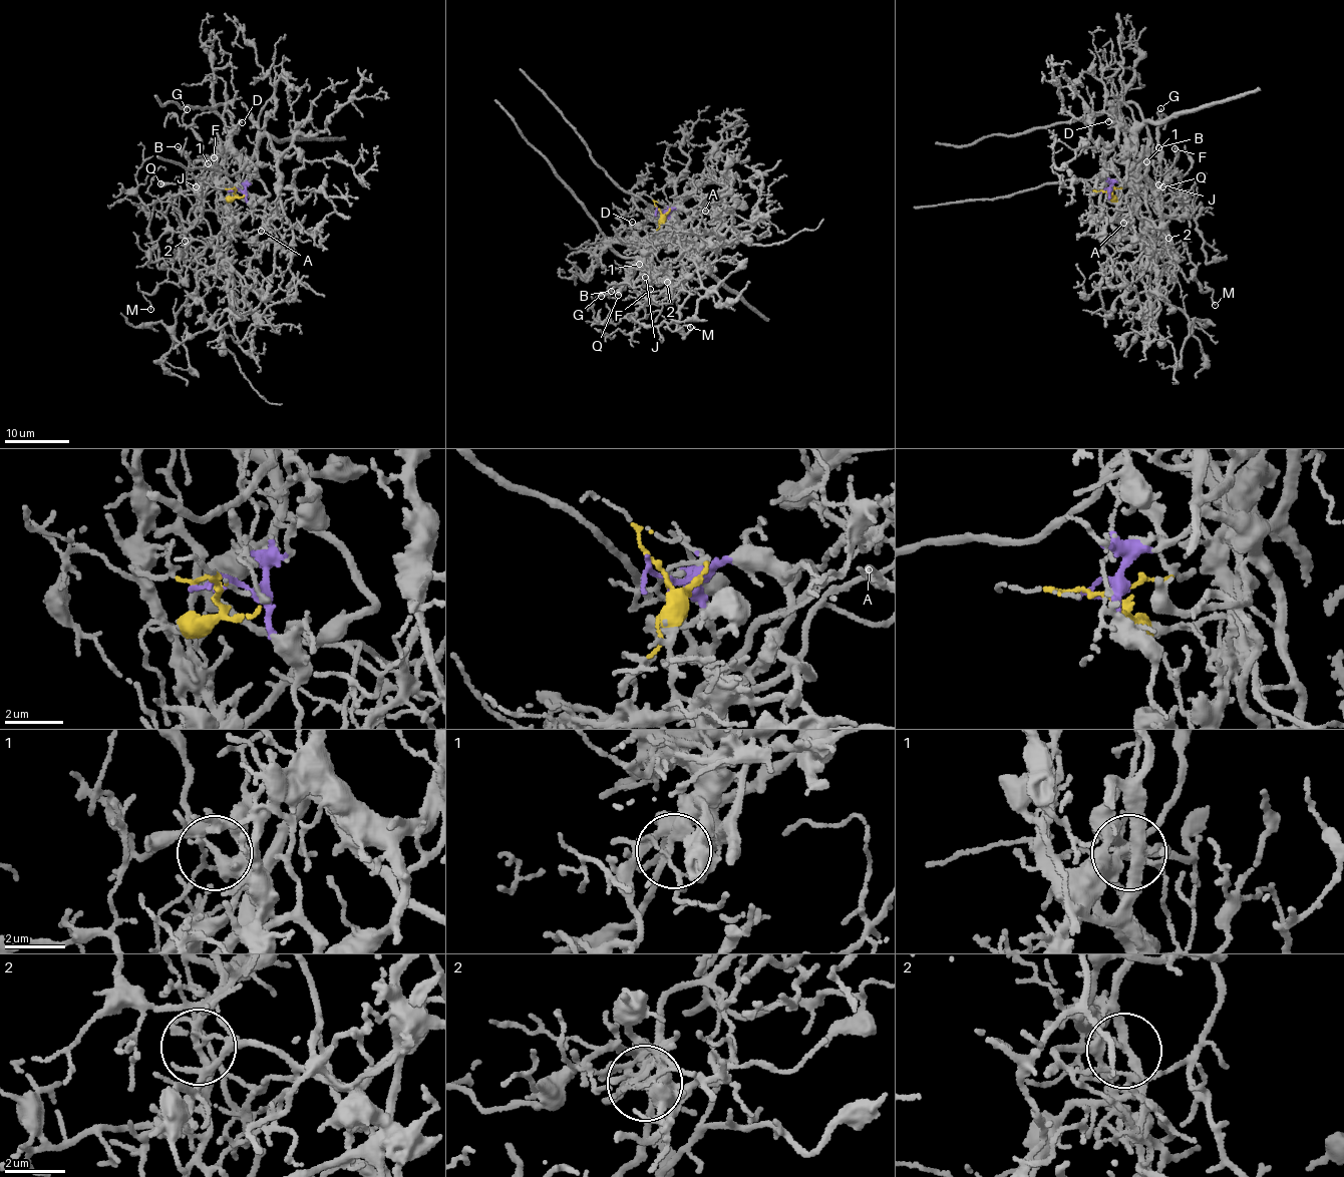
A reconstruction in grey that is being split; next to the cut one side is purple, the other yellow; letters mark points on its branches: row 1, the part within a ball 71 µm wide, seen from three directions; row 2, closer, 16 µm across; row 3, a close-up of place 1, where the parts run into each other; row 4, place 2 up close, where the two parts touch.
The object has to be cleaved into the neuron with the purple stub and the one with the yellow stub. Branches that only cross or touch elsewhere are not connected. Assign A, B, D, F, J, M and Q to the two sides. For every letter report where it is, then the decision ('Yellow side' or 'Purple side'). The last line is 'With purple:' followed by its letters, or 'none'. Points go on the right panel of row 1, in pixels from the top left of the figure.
A: Place: (1123, 223). Yellow side
B: Place: (1158, 147). Purple side
D: Place: (1108, 121). Purple side
F: Place: (1174, 148). Yellow side
J: Place: (1158, 184). Yellow side
M: Place: (1215, 305). Yellow side
Q: Place: (1162, 186). Yellow side
With purple: B, D

